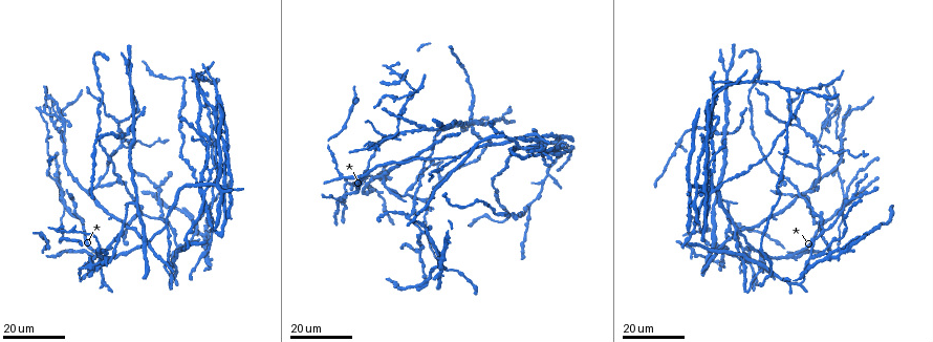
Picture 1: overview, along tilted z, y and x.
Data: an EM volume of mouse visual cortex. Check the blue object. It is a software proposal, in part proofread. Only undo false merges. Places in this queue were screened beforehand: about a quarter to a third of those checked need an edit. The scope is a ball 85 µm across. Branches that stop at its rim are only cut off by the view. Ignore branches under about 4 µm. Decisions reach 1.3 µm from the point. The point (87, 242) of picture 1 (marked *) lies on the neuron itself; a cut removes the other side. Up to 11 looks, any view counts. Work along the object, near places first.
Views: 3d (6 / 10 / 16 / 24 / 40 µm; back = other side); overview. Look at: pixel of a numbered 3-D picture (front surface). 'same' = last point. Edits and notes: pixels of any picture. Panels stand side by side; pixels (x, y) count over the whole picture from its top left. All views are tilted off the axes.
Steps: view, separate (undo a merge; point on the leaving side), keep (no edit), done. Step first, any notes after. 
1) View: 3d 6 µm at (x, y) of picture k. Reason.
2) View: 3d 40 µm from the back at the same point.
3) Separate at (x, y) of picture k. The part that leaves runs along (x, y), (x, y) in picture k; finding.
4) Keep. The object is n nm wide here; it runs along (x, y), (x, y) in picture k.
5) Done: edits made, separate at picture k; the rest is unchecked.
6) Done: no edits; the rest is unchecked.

View: 3d 24 µm at (751, 253) of picture 1. Two arms in line, one across.

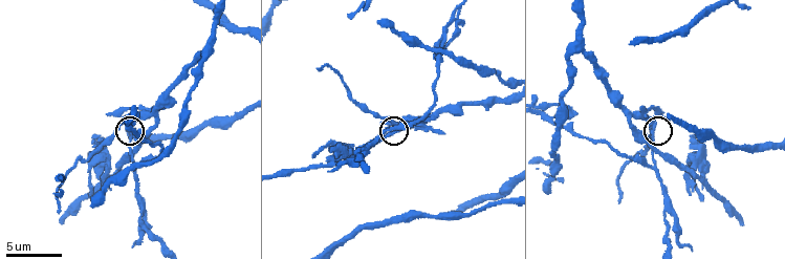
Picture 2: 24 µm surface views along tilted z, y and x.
View: 3d 10 µm at (654, 127) of picture 2.

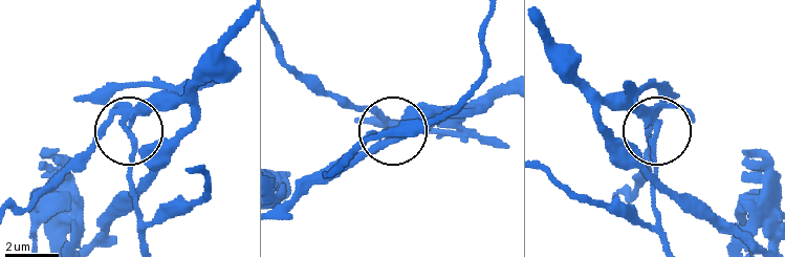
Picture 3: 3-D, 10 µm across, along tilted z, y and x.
Separate at (129, 157) of picture 3. The side arm is 13 µm long; the part that leaves runs along (126, 124), (145, 221), (190, 210), (197, 174) in picture 3; two neurons meet here.

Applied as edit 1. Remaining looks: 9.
View: overview.

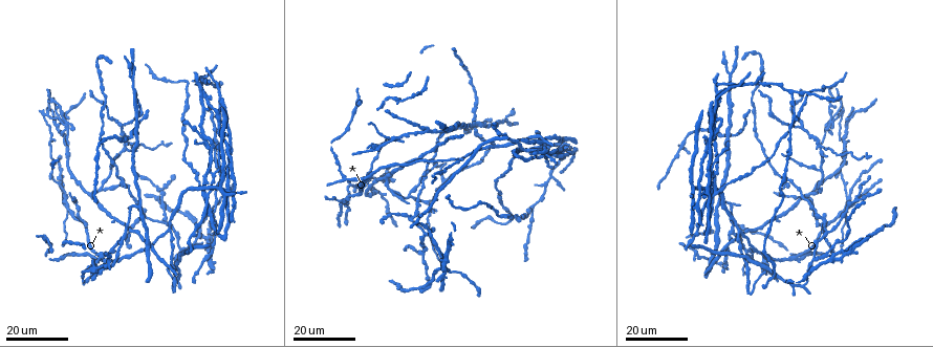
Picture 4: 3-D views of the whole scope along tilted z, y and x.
View: 3d 16 µm at (205, 196) of picture 4. Four or more arms meet.

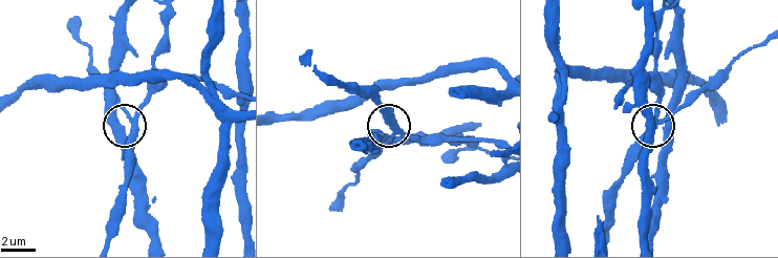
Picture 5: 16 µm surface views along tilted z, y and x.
View: 3d 10 µm at (129, 122) of picture 5.

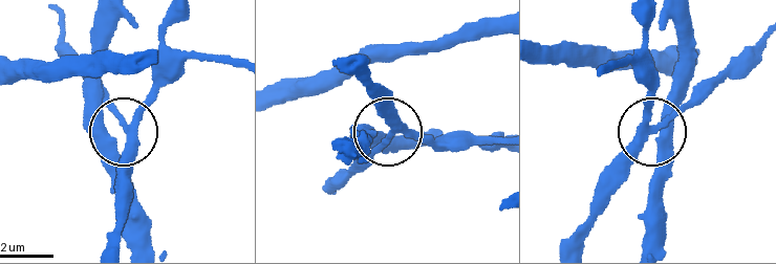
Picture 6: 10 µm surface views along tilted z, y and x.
Keep. The side arm is 24 µm long; it runs along (677, 23), (677, 110), (601, 176) in picture 6; all the same neuron.

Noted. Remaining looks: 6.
View: 3d 16 µm at (715, 172) of picture 4. A fork.

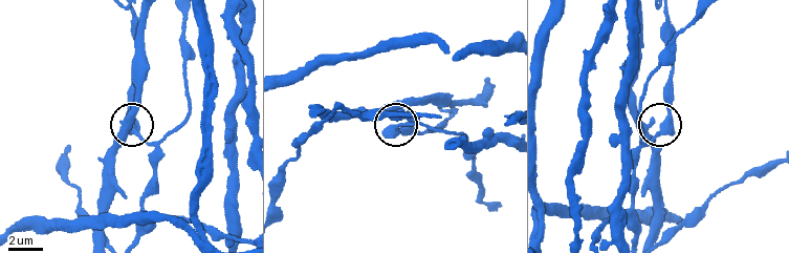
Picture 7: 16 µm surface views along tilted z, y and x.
View: 3d 10 µm at (669, 122) of picture 7. Closer look.

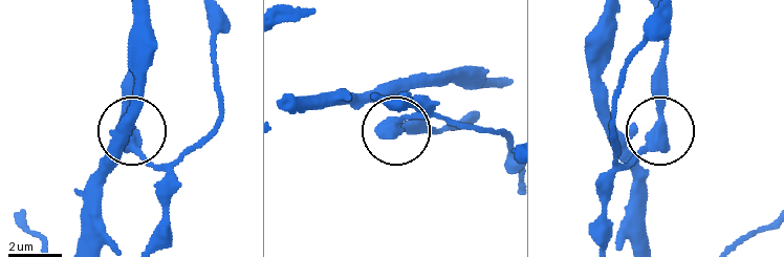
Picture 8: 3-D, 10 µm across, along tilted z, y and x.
Keep. 3 arms meet here; all the same neuron.

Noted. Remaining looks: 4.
View: 3d 24 µm at (206, 145) of picture 4. Three-way junction.

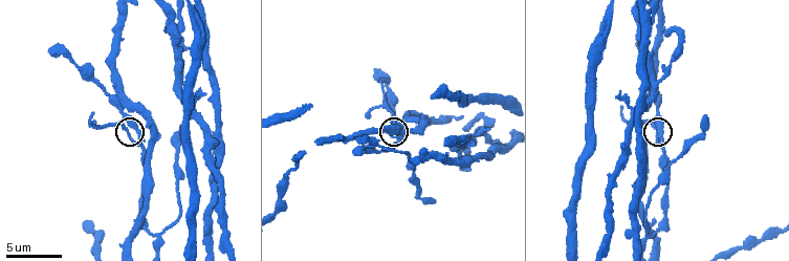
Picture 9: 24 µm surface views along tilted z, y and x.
View: 3d 6 µm at (124, 128) of picture 9.

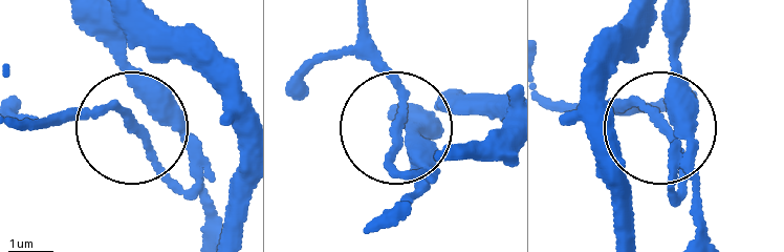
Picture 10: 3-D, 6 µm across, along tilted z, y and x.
Keep. 3 arms meet here; one neuron here.

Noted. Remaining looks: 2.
View: 3d 24 µm at (820, 147) of picture 4. Looks like a crossing.

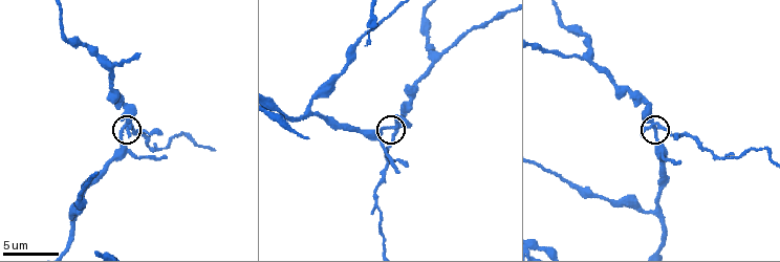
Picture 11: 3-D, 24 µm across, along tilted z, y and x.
View: 3d 10 µm at (397, 127) of picture 11.

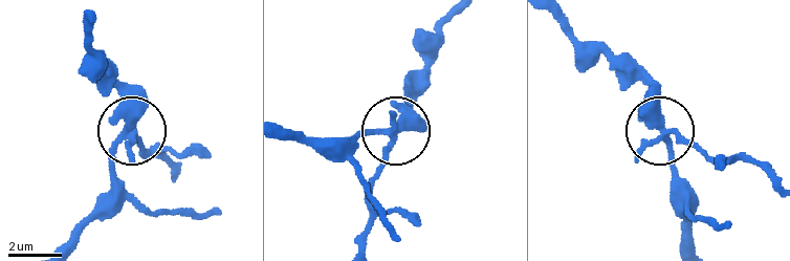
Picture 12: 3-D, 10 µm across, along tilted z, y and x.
Keep. 4 arms meet here; it runs along (285, 128), (322, 136), (394, 133), (373, 185) in picture 12; continuous, no second neuron.

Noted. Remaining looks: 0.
Done: edits made, separate at picture 3; the rest is unchecked.

